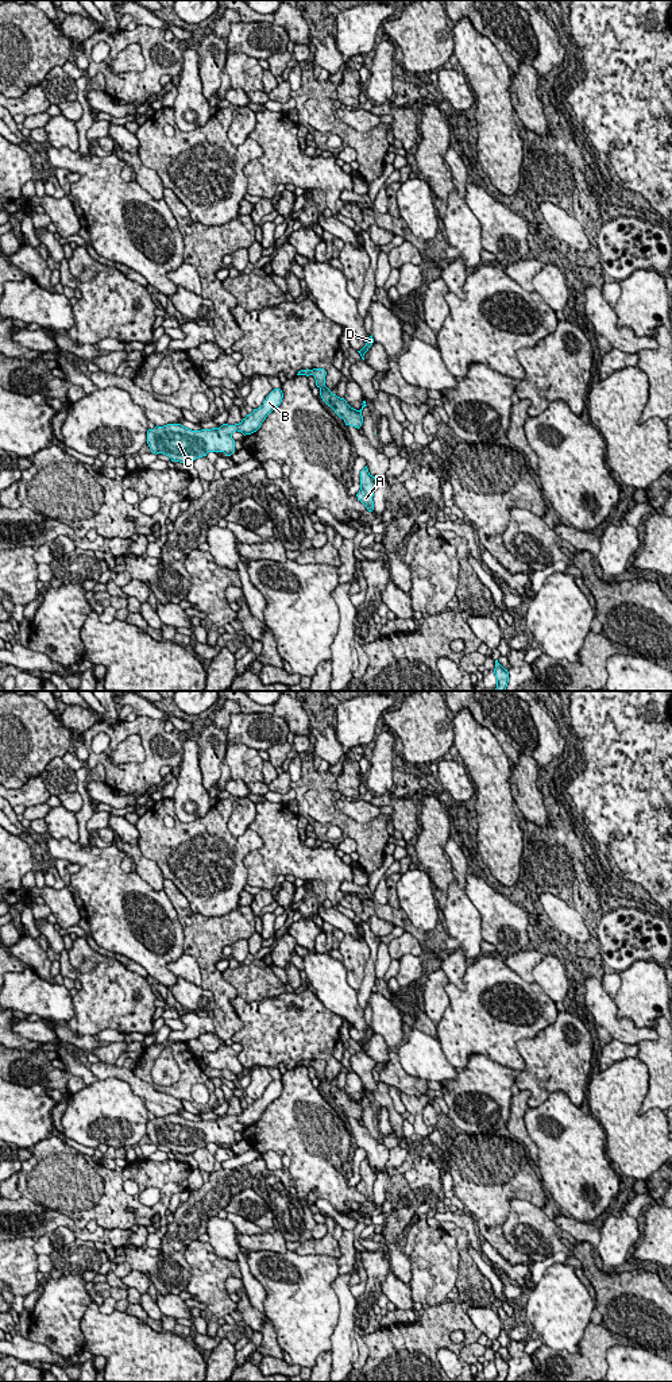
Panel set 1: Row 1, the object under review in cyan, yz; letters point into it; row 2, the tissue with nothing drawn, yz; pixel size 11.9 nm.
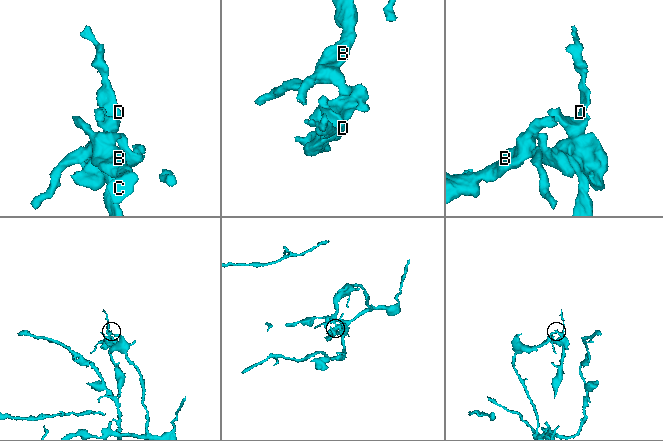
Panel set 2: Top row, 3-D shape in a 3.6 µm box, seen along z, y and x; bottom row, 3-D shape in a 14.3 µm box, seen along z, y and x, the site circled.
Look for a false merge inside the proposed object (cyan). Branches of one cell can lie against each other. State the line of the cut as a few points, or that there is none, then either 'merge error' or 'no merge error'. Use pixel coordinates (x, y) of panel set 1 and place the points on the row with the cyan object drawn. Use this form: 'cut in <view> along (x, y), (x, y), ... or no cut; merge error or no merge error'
cut in yz along (309, 370), (311, 374); merge error

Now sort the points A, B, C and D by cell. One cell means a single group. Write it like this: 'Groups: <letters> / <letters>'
Groups: A D / B C

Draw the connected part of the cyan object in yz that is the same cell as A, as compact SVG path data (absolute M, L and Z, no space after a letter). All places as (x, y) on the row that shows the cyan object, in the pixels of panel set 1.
M367 466L360 471L360 490L356 494L358 499L367 507L368 512L374 510L374 491L378 486L375 476L368 472Z

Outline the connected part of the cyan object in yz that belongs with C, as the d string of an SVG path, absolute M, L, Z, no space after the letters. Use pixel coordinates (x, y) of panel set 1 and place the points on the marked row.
M274 389L263 401L263 405L254 409L239 424L223 424L220 428L192 431L181 424L167 424L147 431L147 444L152 453L163 453L171 462L189 464L193 460L206 456L208 452L224 452L231 456L235 452L233 432L244 436L256 432L266 417L281 405L283 393Z

